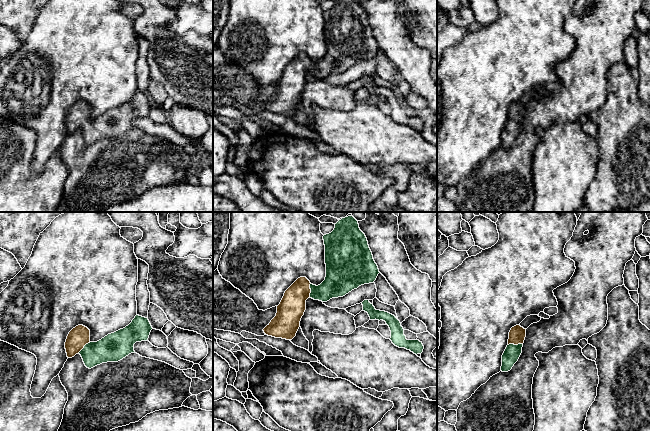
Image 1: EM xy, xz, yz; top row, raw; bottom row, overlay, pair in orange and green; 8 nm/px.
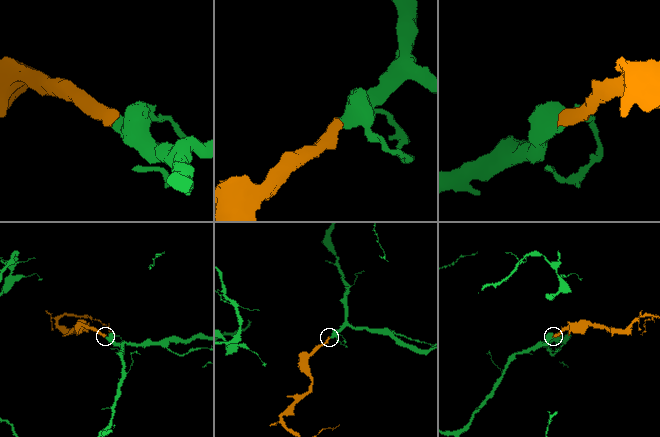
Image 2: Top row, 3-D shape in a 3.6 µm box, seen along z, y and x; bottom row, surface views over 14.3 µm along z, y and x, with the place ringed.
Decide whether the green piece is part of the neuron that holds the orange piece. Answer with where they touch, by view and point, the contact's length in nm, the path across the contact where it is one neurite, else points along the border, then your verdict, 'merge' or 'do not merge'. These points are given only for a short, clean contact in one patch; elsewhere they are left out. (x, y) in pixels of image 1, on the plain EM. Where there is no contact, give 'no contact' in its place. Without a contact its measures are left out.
meets orange in yz at (515, 120); contact 120 nm long; runs through yz (517, 110), (515, 120), (512, 128); merge

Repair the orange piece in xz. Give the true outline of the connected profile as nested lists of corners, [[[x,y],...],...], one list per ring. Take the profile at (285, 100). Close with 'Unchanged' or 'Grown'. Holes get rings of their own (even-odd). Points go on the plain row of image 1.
[[[335,0],[334,6],[323,12],[325,21],[326,53],[318,62],[306,53],[298,54],[284,69],[277,82],[276,92],[263,105],[268,112],[292,116],[300,103],[300,97],[306,86],[306,76],[312,74],[327,78],[332,74],[343,73],[364,60],[373,59],[379,48],[373,35],[365,10],[359,0]]]. Grown

